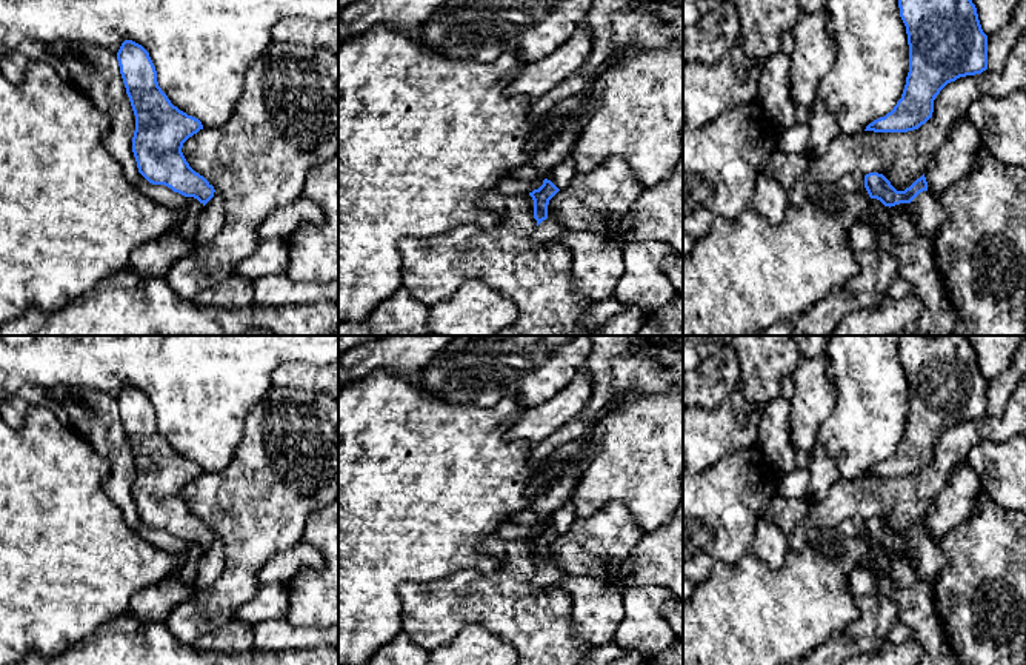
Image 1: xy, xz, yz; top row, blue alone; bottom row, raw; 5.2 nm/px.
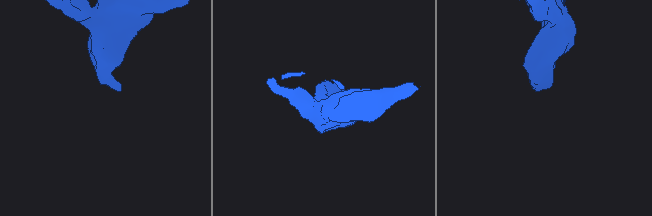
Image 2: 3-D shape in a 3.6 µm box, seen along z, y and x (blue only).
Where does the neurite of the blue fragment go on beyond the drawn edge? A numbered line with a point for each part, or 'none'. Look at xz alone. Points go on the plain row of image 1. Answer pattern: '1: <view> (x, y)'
1: xz (546, 578)

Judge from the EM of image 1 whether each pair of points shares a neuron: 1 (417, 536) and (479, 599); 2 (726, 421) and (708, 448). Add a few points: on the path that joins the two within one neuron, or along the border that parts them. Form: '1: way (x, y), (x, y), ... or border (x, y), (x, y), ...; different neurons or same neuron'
1: border (482, 570), (473, 574), (453, 574), (419, 584); different neurons
2: way (722, 427), (708, 442); same neuron

